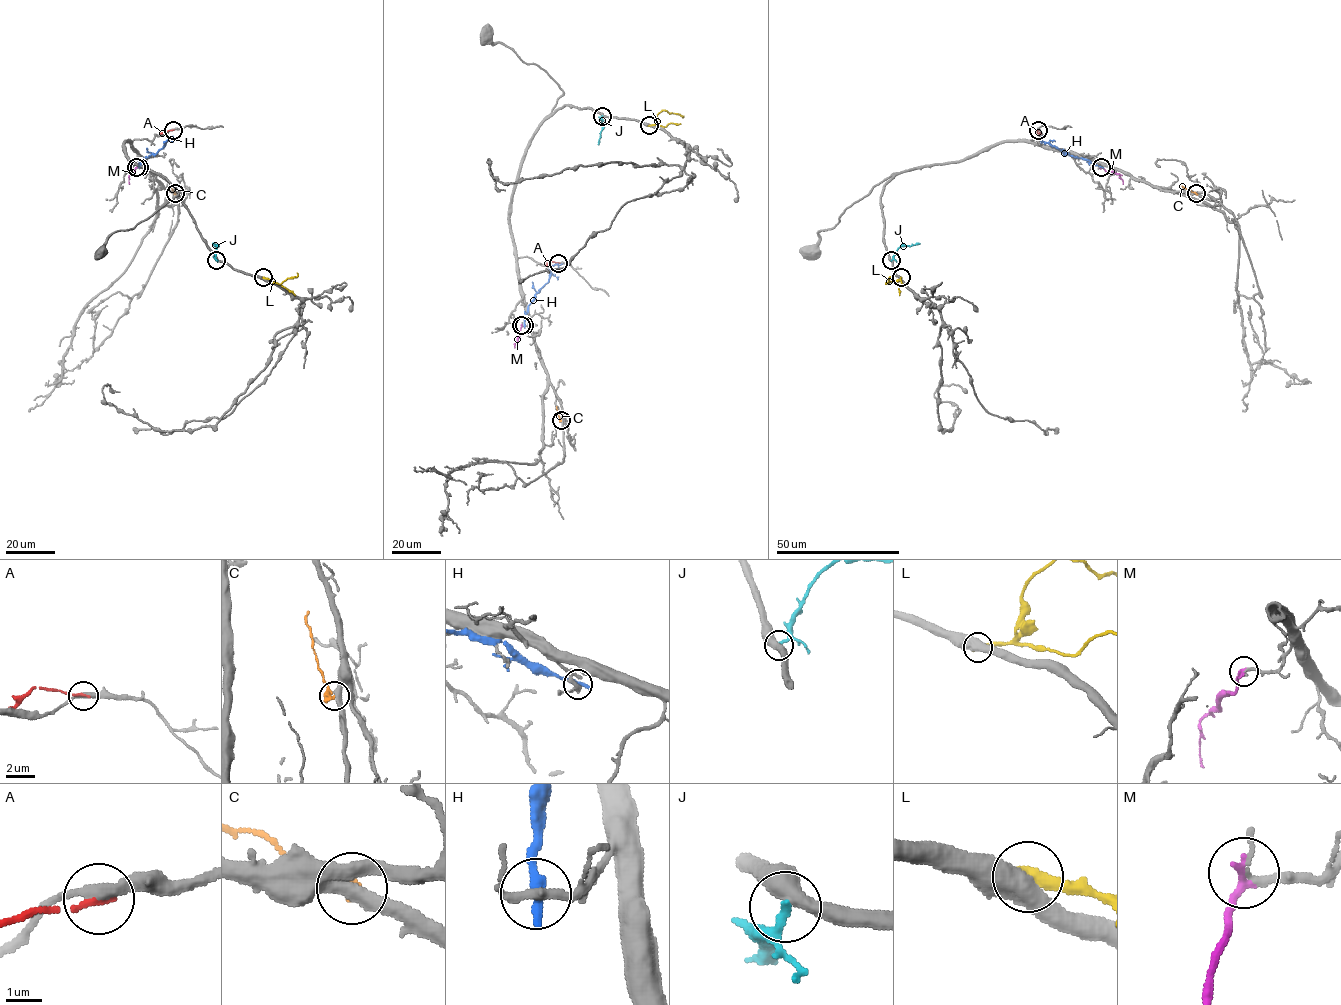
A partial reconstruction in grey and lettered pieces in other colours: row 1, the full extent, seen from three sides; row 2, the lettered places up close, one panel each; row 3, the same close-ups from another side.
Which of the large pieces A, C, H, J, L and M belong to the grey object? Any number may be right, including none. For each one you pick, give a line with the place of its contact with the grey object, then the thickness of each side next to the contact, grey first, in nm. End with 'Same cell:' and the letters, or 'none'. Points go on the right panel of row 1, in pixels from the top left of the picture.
M: Touches grey at (1101, 167). Thickness 160 nm (grey) against 260 nm
Same cell: M

